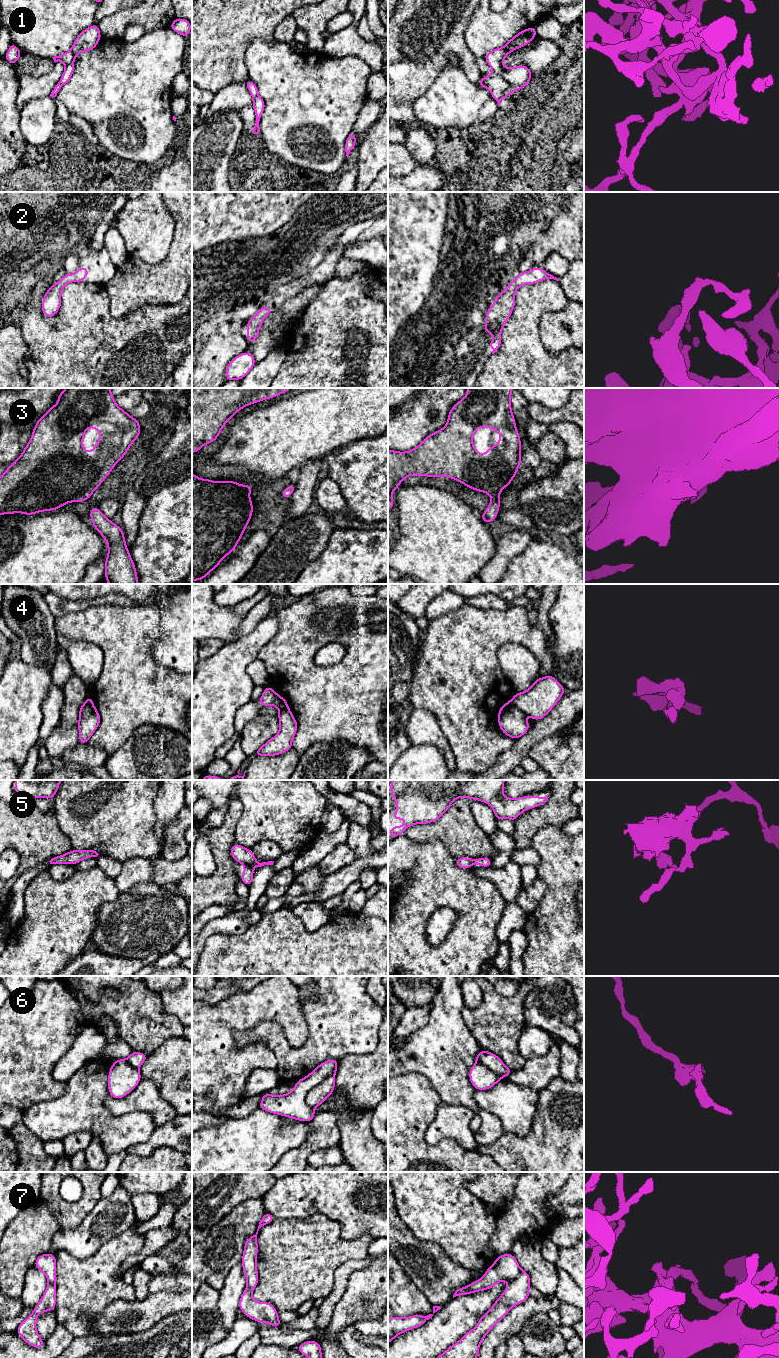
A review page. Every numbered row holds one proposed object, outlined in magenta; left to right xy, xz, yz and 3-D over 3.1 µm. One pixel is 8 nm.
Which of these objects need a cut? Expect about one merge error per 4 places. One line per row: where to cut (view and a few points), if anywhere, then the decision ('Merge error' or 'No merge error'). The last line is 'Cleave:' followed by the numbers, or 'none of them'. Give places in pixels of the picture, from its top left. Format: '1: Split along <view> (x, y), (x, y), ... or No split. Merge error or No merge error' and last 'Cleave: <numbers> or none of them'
1: Split along xz (257, 94), (253, 98). Merge error
2: No split. No merge error
3: No split. No merge error
4: Split along yz (510, 701), (525, 714). Merge error
5: Split along xz (244, 863), (248, 865). Merge error
6: Split along xz (334, 1073), (309, 1091), (306, 1097), (306, 1104), (309, 1107). Merge error
7: No split. No merge error
Cleave: 1, 4, 5, 6

